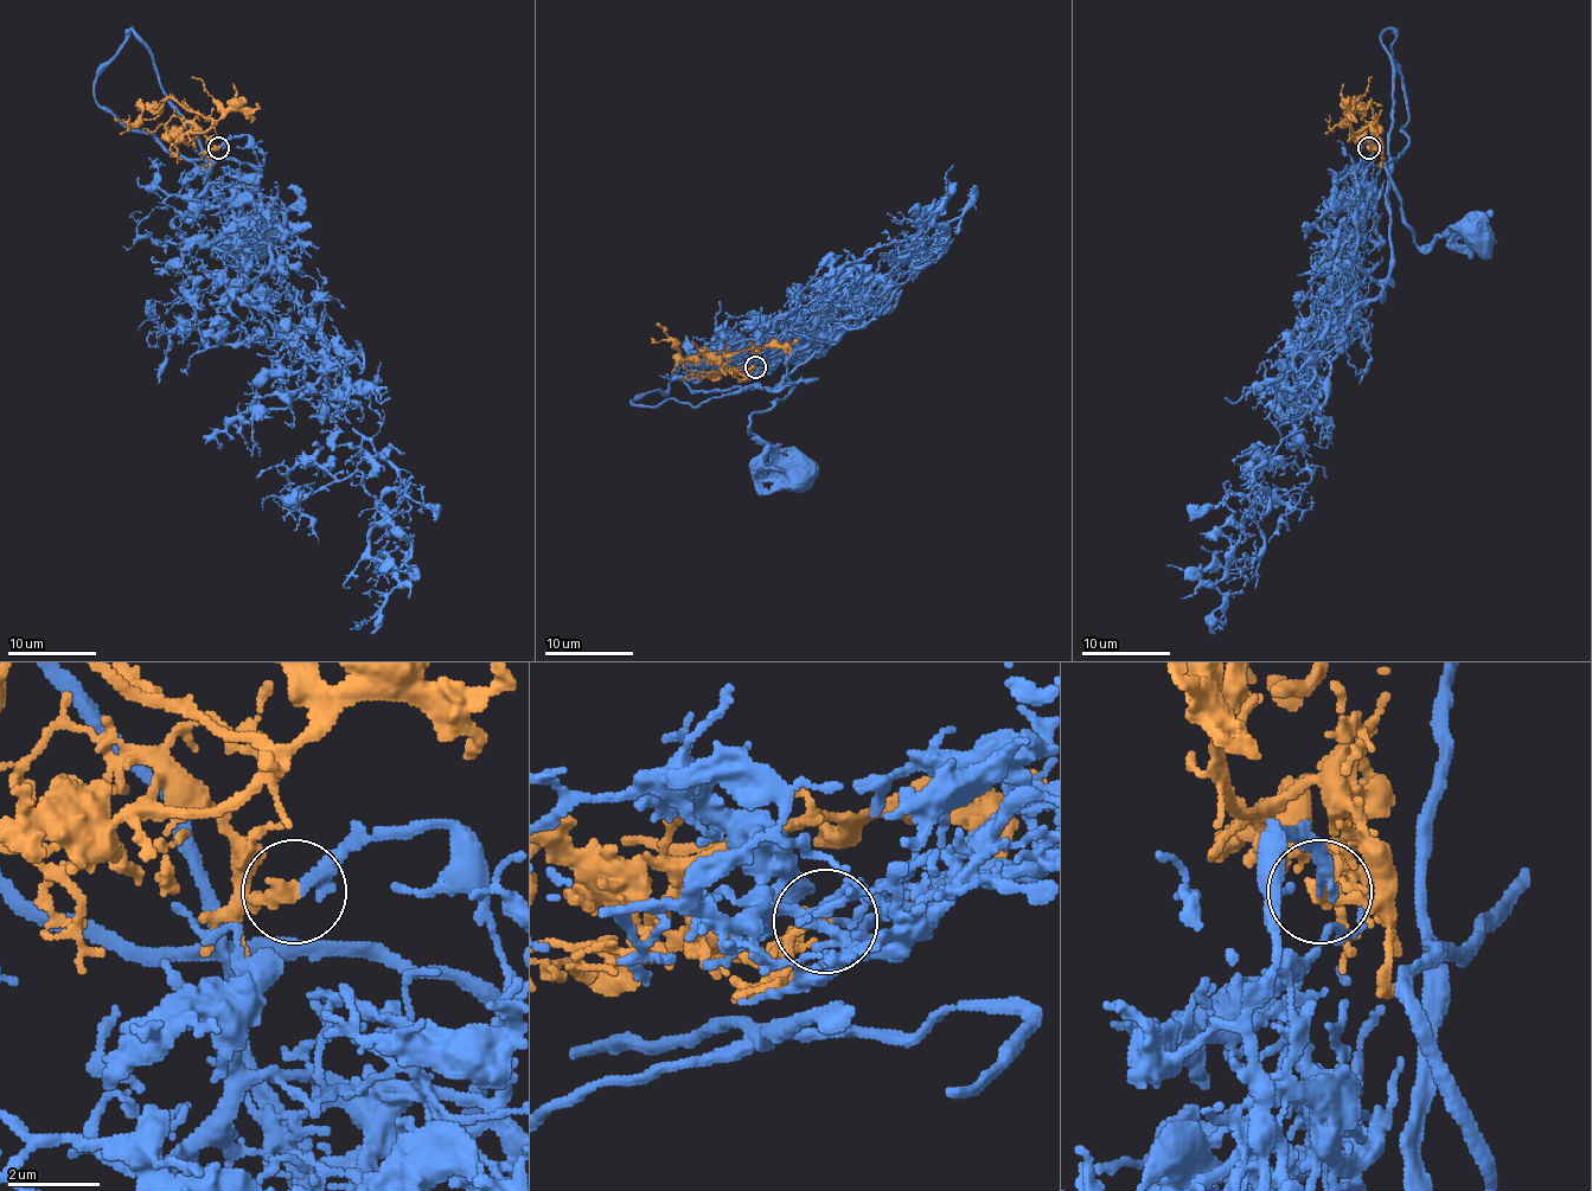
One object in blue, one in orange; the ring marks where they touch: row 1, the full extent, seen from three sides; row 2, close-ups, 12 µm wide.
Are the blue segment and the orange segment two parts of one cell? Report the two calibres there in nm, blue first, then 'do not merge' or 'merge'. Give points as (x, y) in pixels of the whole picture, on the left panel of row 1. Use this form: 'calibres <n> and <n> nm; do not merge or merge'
calibres 200 and 320 nm; merge

